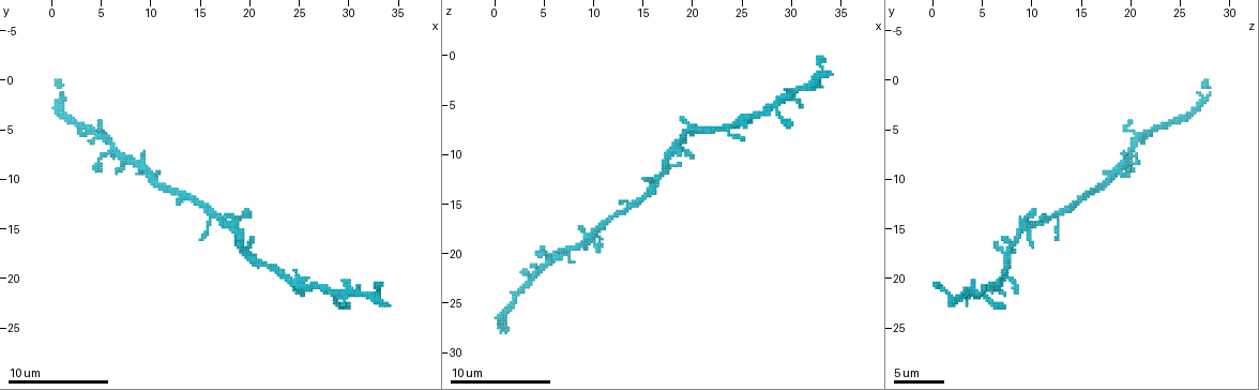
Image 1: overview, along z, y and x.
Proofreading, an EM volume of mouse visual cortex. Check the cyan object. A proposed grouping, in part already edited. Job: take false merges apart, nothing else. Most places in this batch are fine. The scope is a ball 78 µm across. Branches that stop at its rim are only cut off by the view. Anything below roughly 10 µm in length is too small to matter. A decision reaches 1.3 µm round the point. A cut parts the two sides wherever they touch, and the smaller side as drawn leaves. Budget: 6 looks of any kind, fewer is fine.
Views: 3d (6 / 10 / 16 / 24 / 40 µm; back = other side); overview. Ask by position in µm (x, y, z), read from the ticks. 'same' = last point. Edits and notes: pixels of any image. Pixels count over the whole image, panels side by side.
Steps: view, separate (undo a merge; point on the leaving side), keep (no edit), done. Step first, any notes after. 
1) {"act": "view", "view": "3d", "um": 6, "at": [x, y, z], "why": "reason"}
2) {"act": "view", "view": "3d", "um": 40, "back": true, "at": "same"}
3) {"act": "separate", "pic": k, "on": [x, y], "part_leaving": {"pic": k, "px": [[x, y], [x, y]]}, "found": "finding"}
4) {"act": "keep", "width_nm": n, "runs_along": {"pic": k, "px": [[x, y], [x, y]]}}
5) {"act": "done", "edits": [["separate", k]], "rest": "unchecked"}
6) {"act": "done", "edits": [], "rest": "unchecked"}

{"act": "view", "view": "3d", "um": 10, "at": [18.6, 15.6, 8.6], "why": "thick turns thin"}

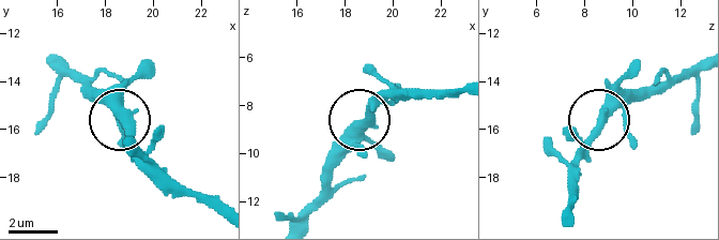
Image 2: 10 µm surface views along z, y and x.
{"act": "keep", "found": "one neuron here"}

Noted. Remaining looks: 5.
{"act": "view", "view": "3d", "um": 6, "at": [23.0, 19.2, 7.2], "why": "three-way junction"}

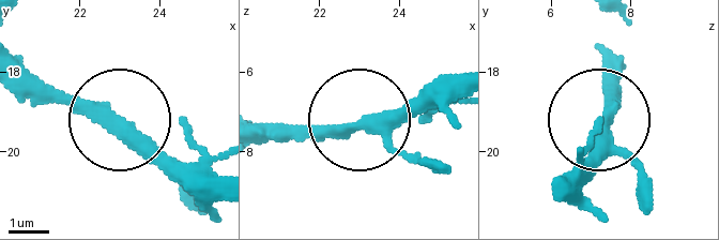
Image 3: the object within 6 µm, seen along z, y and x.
{"act": "keep", "arms": 3, "runs_along": {"pic": 3, "px": [[24, 69], [106, 109], [204, 208]]}, "found": "continuous, no second neuron"}

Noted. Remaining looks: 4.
{"act": "view", "view": "3d", "um": 6, "at": [16.2, 13.4, 13.4]}

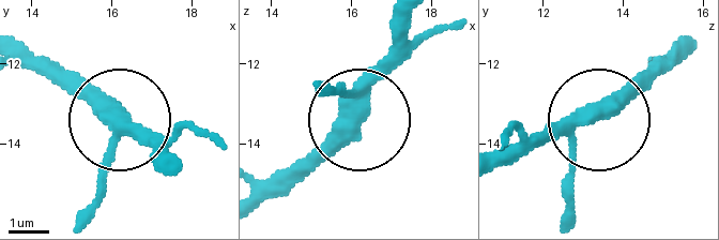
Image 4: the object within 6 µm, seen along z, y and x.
{"act": "view", "view": "3d", "um": 6, "back": true, "at": [16.10, 13.20, 13.45]}

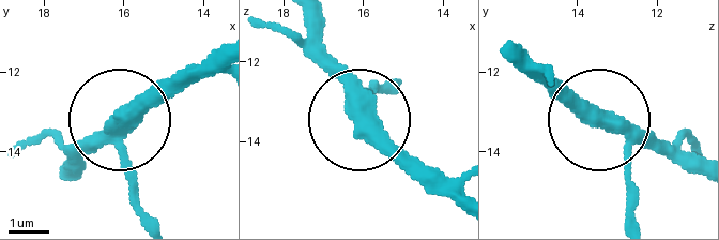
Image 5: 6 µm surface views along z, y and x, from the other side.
{"act": "keep", "runs_along": {"pic": 5, "px": [[134, 124], [113, 128], [76, 162]]}, "found": "continuous, no second neuron"}

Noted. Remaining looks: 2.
{"act": "done", "edits": [], "rest": "unchecked"}

